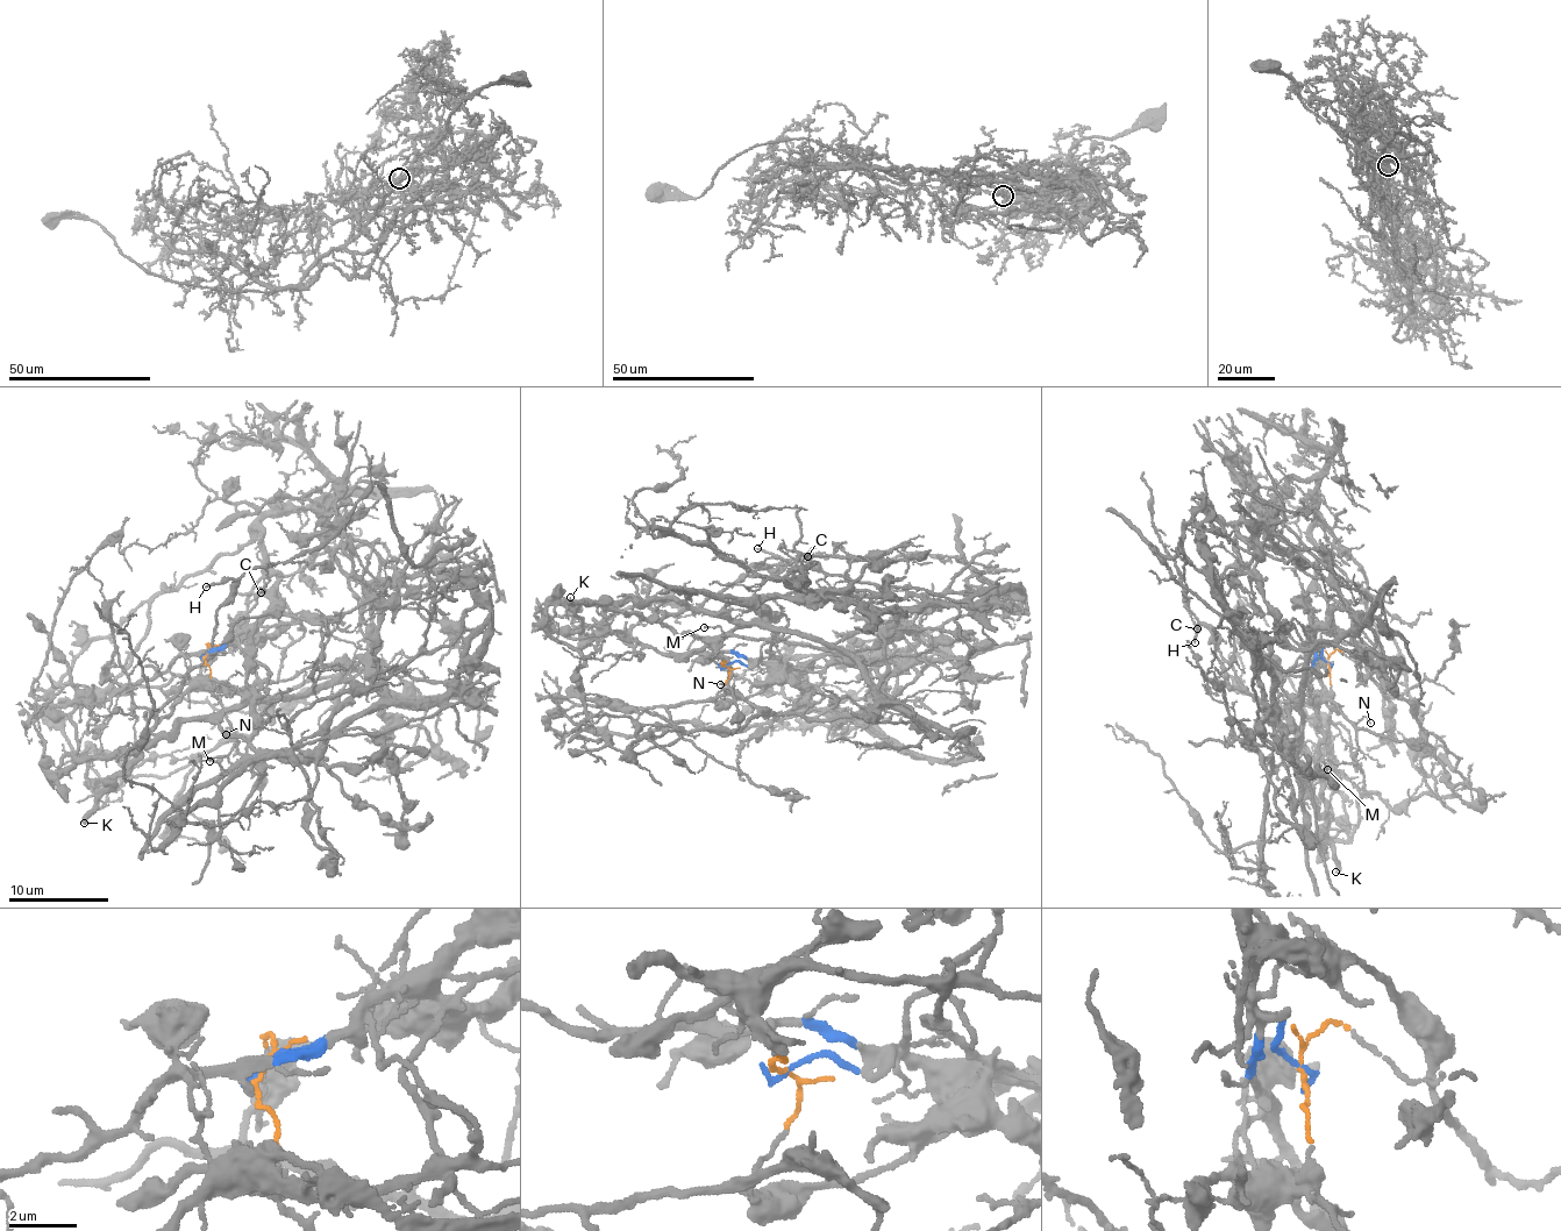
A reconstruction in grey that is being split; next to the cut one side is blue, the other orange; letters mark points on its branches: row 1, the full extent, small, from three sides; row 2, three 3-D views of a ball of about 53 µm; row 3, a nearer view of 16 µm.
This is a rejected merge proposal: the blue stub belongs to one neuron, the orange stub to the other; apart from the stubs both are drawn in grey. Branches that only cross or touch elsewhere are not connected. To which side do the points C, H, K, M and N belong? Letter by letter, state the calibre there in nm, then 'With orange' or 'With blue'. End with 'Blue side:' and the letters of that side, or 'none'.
C: Thickness 200 nm. With orange
H: Thickness 180 nm. With orange
K: Thickness 360 nm. With orange
M: Thickness 110 nm. With orange
N: Thickness 110 nm. With orange
Blue side: none

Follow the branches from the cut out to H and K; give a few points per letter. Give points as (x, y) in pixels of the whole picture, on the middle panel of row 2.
H: (725, 666), (724, 656), (700, 638), (676, 632), (664, 619), (757, 570), (774, 570), (784, 562), (756, 547)
K: (725, 666), (724, 656), (695, 634), (590, 602), (571, 600), (570, 597)

